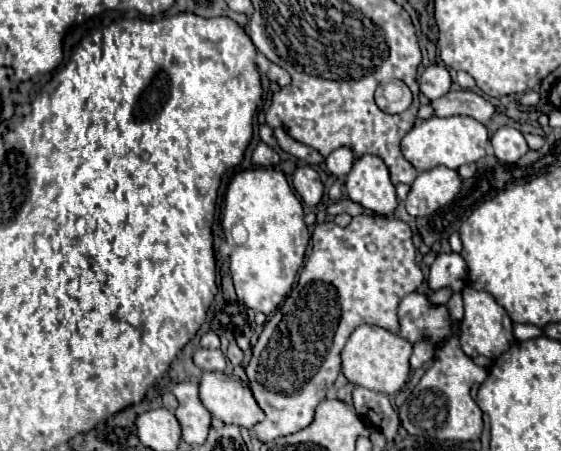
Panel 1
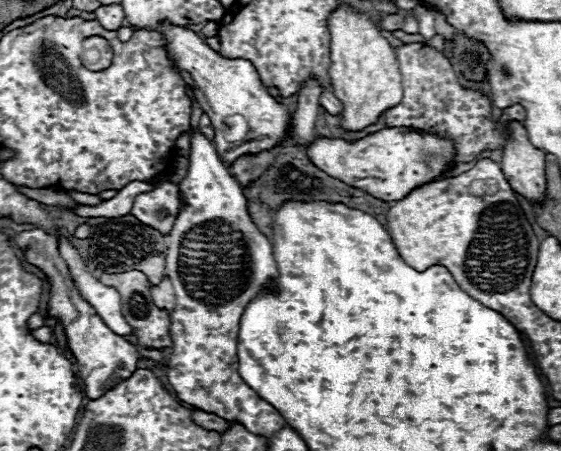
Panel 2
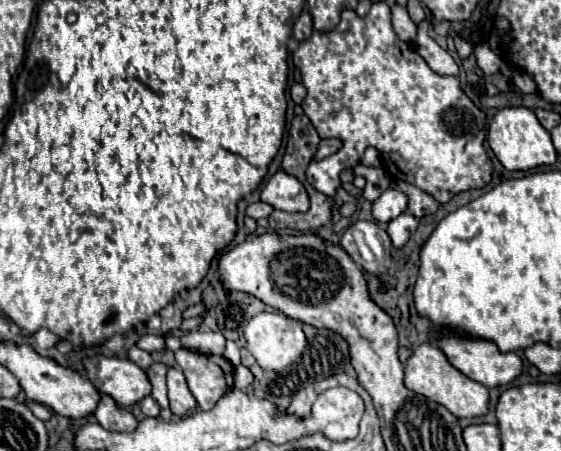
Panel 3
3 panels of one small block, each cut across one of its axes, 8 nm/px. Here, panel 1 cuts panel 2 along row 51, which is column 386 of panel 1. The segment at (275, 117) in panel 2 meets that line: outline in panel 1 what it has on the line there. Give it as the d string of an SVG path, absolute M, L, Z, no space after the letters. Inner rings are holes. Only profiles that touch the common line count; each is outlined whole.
M370 154L354 160L354 166L346 176L346 192L354 202L362 204L374 214L392 216L398 204L396 190L390 182L384 160Z

